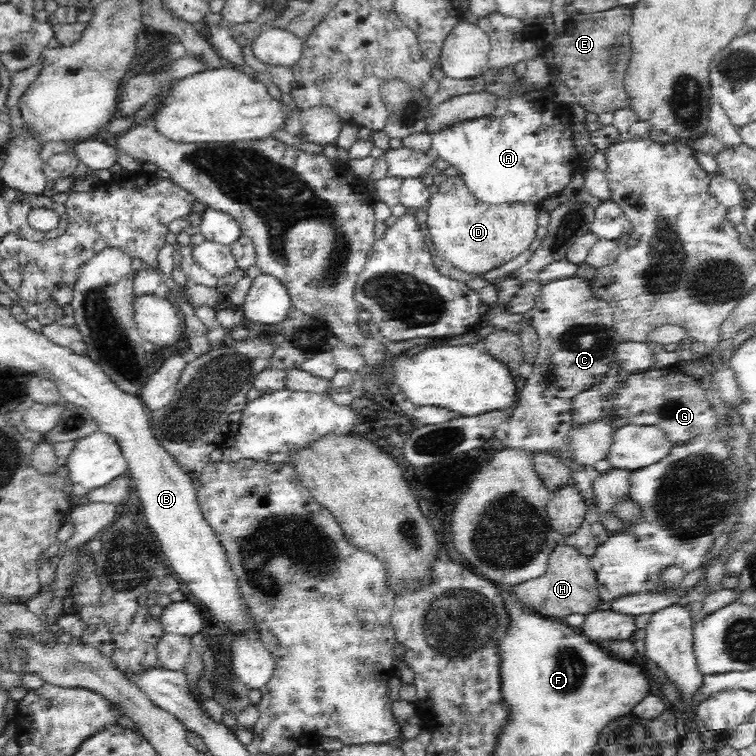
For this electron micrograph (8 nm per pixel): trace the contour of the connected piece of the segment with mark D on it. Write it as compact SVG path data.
M458 176L438 179L439 189L434 193L427 210L425 227L436 246L436 252L444 263L455 267L474 278L508 264L510 260L524 254L540 231L537 224L538 207L533 204L512 206L486 206L480 204L469 192L464 181Z

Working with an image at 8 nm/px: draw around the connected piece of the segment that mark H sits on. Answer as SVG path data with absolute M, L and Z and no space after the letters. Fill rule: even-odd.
M555 546L549 554L547 569L542 577L516 585L508 593L520 600L521 604L545 617L556 616L564 619L570 614L587 615L600 610L600 598L596 575L590 570L589 557L582 556L570 546Z

